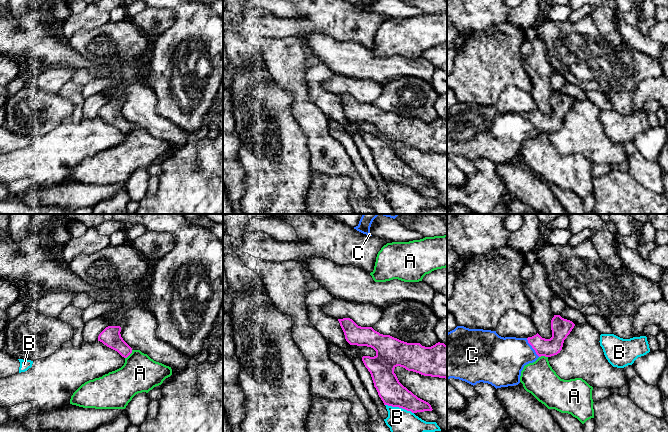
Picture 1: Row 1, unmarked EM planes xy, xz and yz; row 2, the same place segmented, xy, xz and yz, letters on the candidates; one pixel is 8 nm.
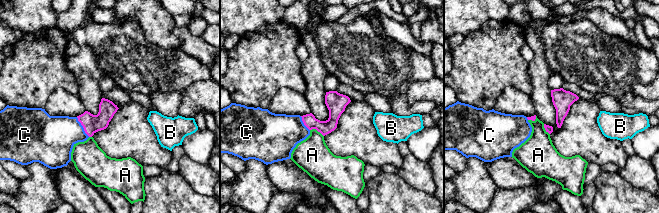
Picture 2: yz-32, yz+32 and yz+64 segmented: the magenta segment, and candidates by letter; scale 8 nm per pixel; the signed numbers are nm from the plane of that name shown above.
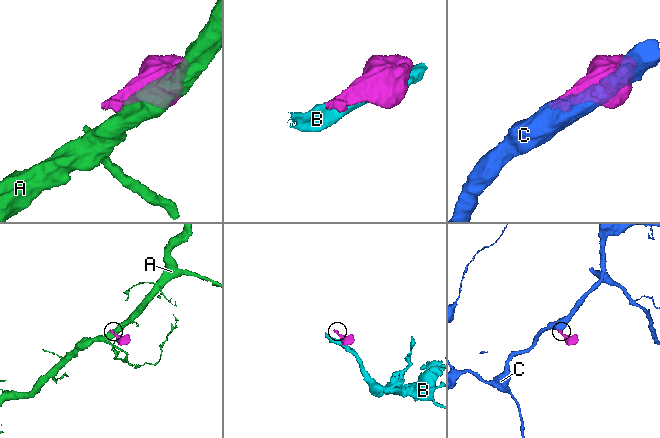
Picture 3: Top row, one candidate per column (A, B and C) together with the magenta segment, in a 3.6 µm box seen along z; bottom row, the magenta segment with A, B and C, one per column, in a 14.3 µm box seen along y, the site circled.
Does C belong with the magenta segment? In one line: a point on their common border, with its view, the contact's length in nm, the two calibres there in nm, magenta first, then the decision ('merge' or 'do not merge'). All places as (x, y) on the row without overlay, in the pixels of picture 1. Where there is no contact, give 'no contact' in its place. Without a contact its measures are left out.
yz (532, 123) | 190 nm | 140/340 nm | merge

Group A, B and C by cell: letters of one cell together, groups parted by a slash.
A / B / C

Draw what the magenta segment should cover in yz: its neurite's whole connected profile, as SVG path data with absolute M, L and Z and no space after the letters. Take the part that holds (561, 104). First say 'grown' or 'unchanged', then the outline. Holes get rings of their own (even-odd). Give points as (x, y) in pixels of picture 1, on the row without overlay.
grown | M554 91L551 96L550 115L542 114L538 109L528 114L504 114L496 107L457 102L447 109L447 156L459 155L473 162L483 158L491 160L496 165L518 161L524 142L535 138L541 132L551 133L560 129L564 116L574 102L572 97Z

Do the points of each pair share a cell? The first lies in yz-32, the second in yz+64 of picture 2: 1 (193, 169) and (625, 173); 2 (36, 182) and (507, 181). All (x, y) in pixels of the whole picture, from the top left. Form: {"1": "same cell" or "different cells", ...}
{"1": "same cell", "2": "different cells"}

